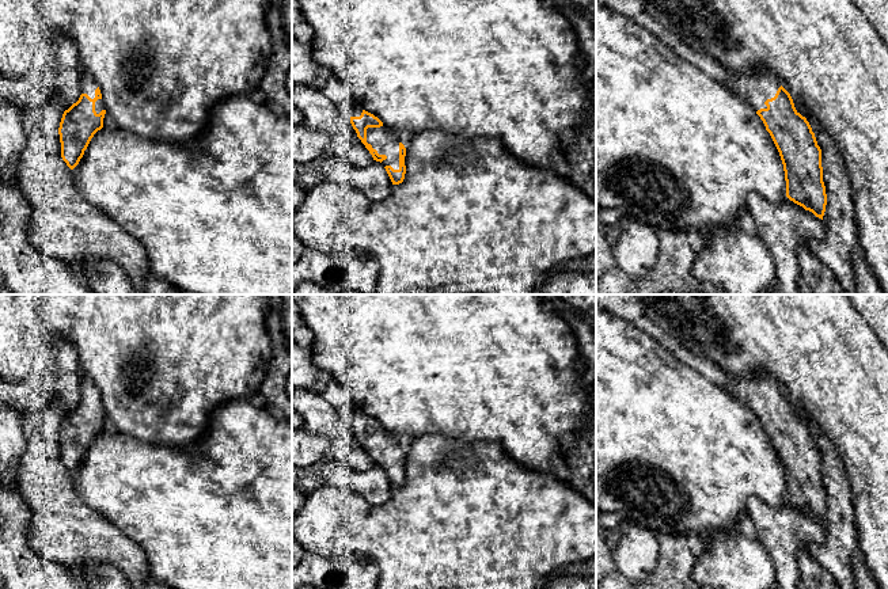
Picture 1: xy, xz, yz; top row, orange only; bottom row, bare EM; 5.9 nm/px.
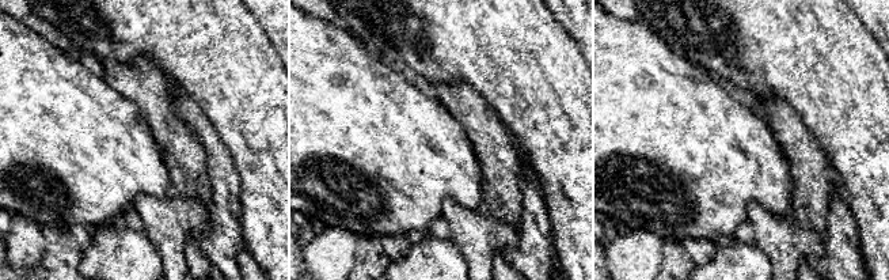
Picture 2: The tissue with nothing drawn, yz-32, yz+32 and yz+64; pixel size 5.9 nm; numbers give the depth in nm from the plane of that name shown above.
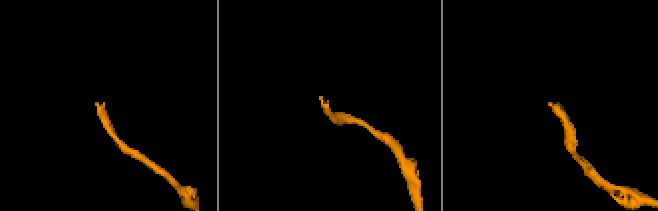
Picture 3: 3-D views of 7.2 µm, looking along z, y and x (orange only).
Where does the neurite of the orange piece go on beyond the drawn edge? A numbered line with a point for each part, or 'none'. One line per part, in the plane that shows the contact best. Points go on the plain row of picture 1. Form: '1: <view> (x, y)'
1: xz (382, 443)

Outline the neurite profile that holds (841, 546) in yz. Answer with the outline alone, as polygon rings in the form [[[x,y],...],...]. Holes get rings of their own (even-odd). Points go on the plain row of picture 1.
[[[793,404],[797,417],[807,422],[821,453],[823,486],[827,509],[823,520],[824,542],[811,548],[813,559],[827,570],[839,589],[855,589],[853,559],[861,556],[851,505],[849,476],[827,436],[809,419],[804,407]]]

